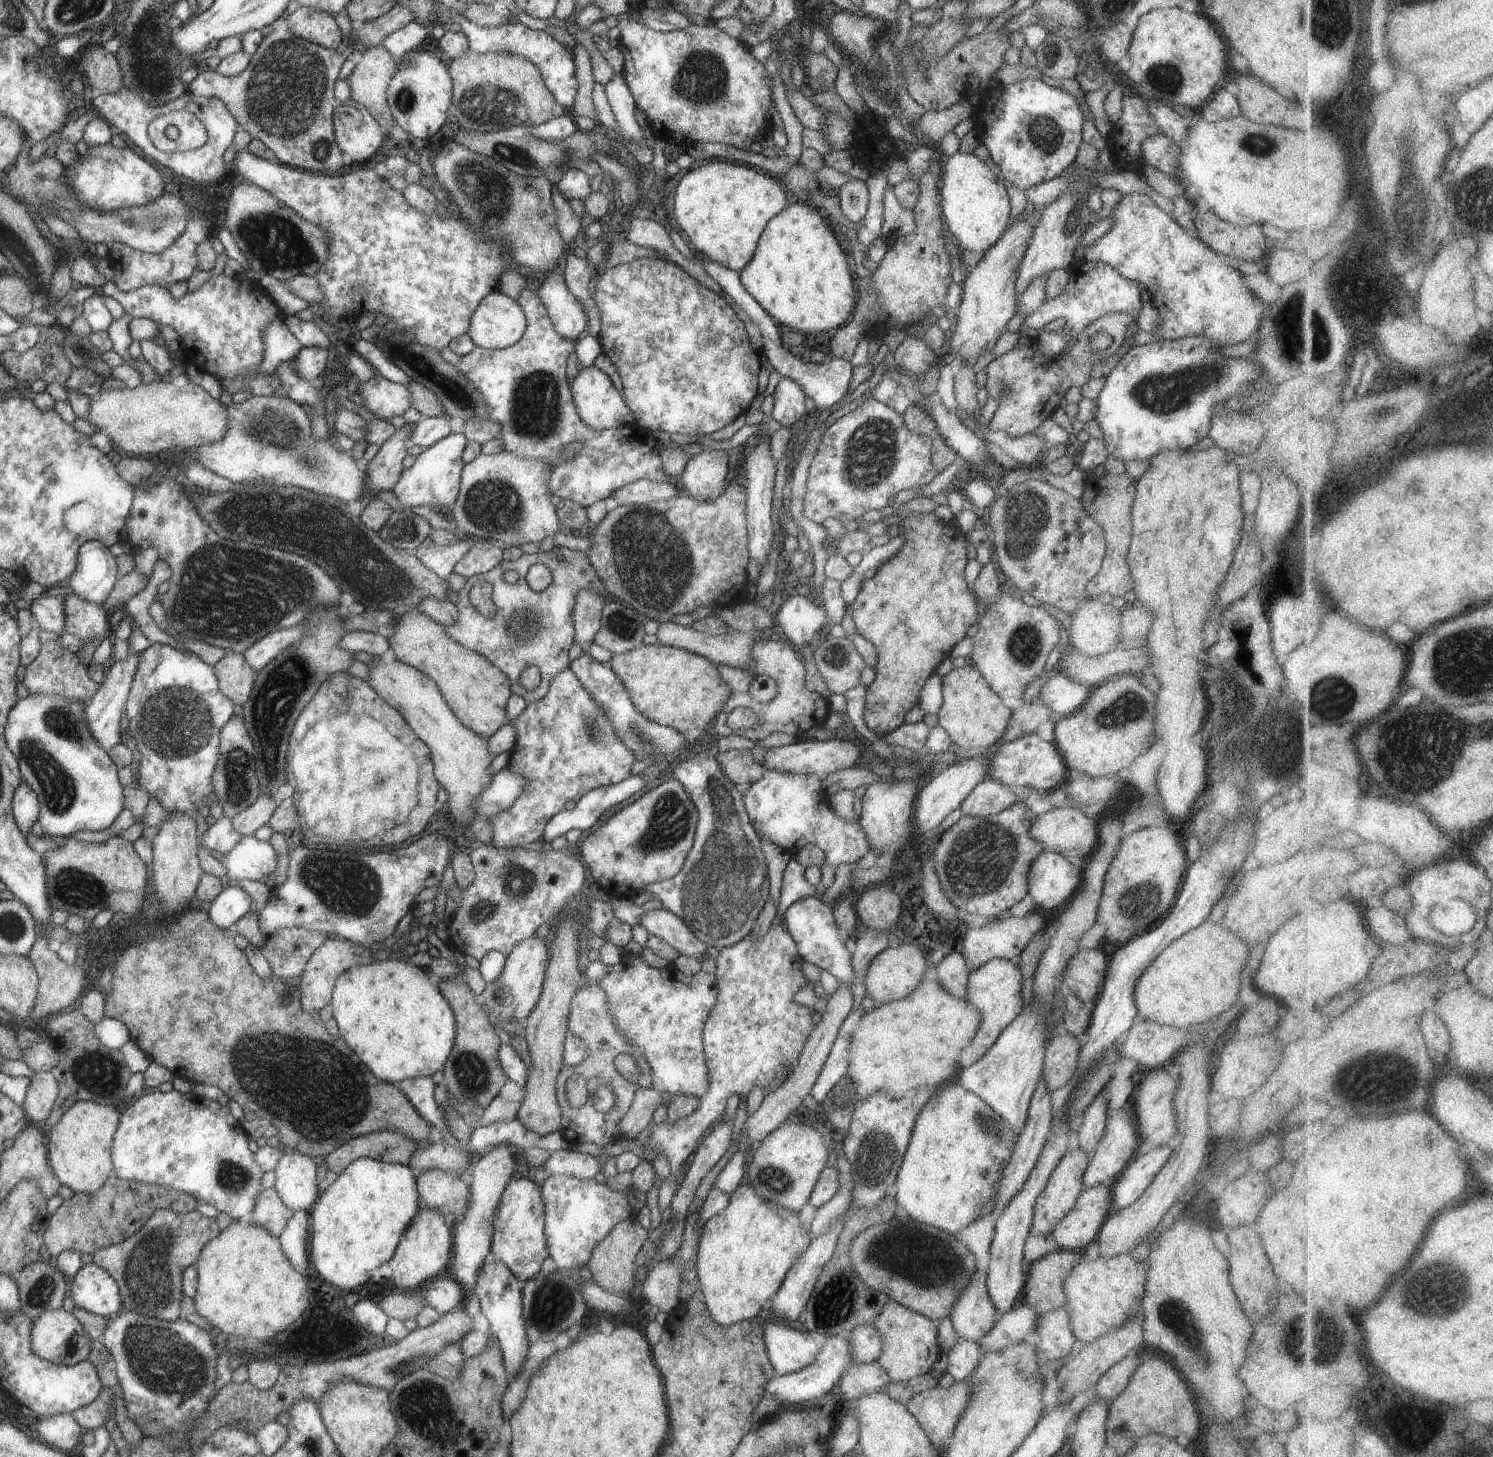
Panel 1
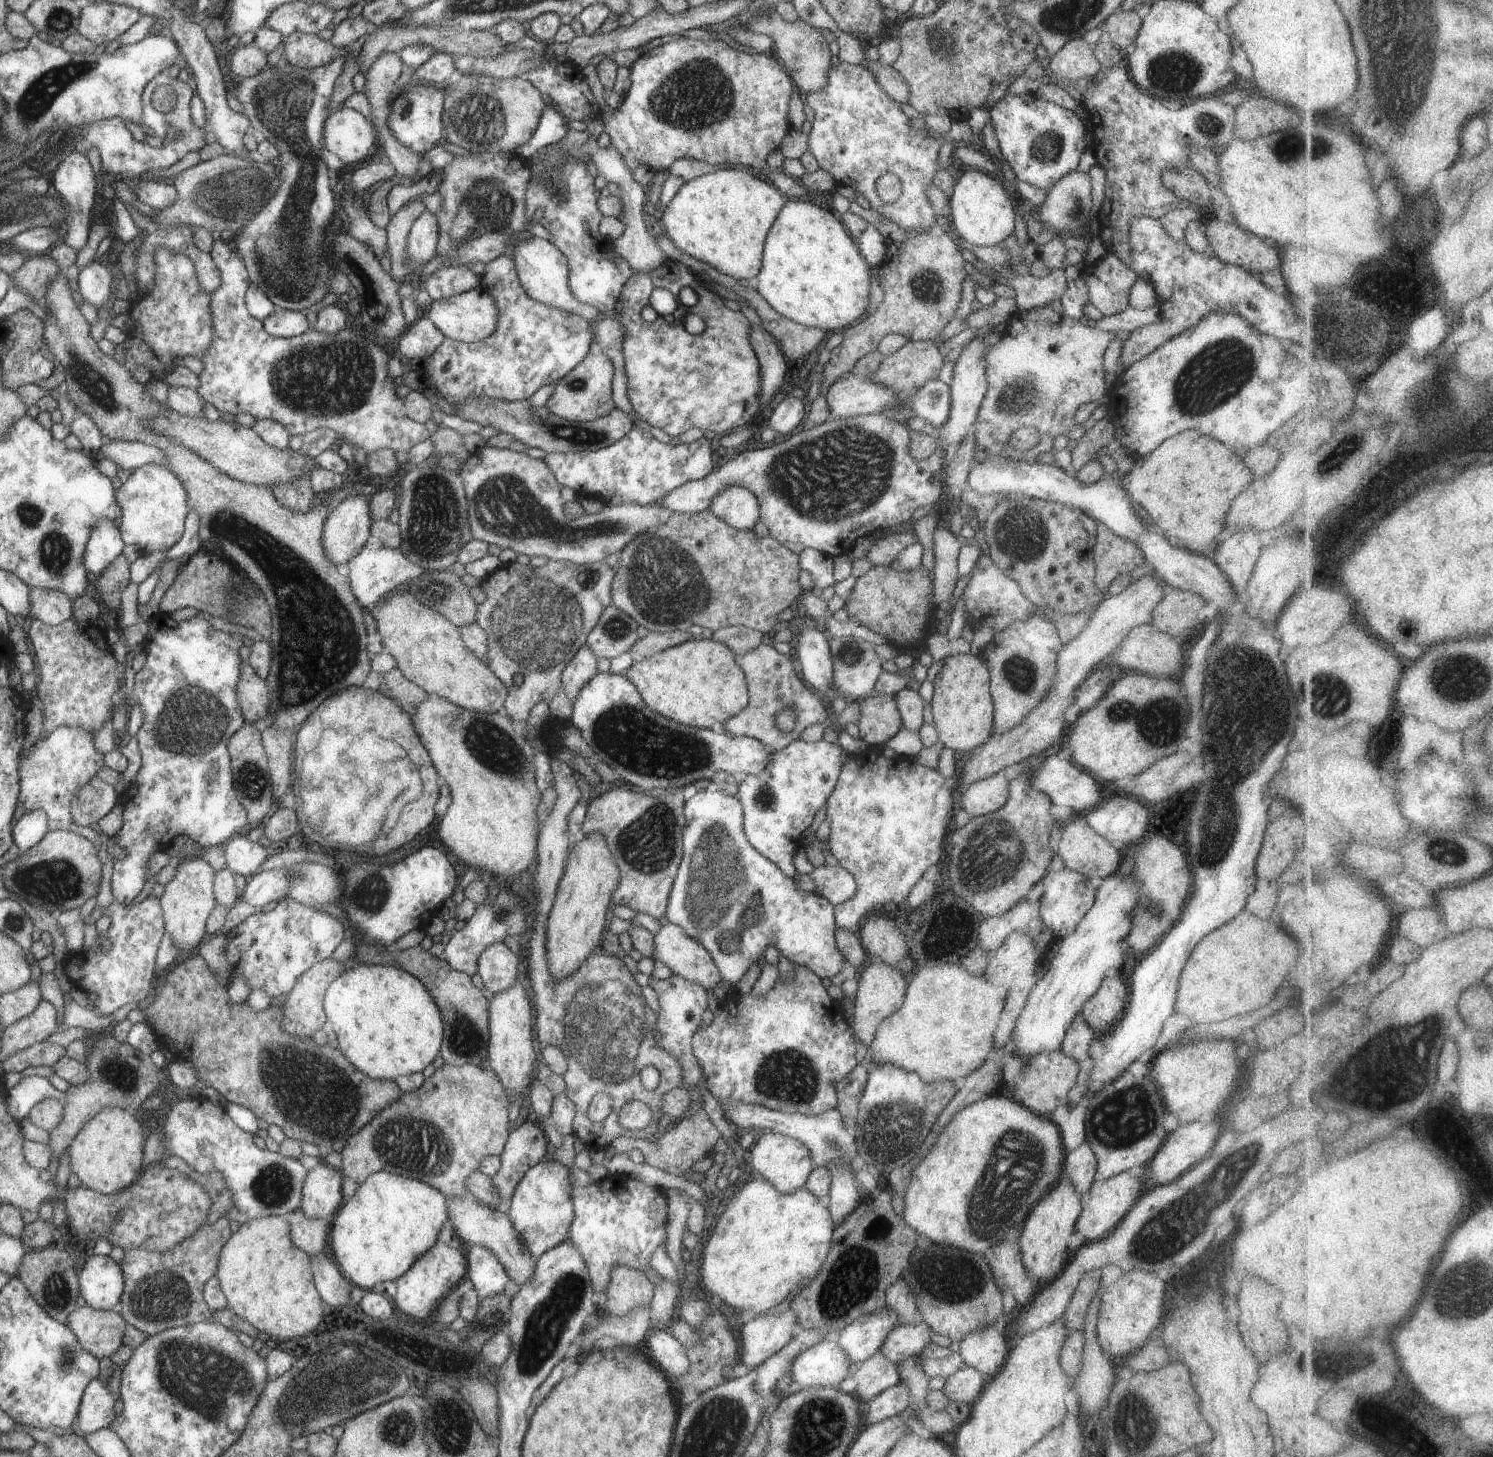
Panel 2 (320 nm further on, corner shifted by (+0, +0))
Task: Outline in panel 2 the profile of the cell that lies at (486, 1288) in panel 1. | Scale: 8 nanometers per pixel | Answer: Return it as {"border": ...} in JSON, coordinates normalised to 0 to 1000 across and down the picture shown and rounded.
{"border":[[[316,854],[313,858],[313,878],[315,878],[322,892],[338,886],[342,878],[339,871],[328,857]]]}

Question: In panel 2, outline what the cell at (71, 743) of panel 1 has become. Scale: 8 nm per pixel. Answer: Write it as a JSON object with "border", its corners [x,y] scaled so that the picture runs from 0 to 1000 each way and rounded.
{"border":[[[63,533],[60,537],[53,542],[52,546],[48,550],[50,563],[54,567],[62,567],[72,560],[79,550],[79,545],[74,538]]]}

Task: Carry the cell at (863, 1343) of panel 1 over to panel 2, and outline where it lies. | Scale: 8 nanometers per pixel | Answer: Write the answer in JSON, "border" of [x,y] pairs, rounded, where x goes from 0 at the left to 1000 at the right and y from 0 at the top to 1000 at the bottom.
{"border":[[[618,906],[614,909],[609,909],[599,911],[599,913],[593,918],[589,928],[593,929],[595,934],[599,936],[609,932],[616,932],[618,927],[624,922],[622,910]]]}

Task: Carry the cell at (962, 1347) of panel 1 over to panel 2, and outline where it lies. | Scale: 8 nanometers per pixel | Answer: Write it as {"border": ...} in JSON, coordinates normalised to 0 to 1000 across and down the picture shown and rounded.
{"border":[[[647,938],[642,940],[638,944],[634,945],[631,954],[635,961],[644,962],[650,966],[660,952],[660,948],[661,946],[657,942]]]}

